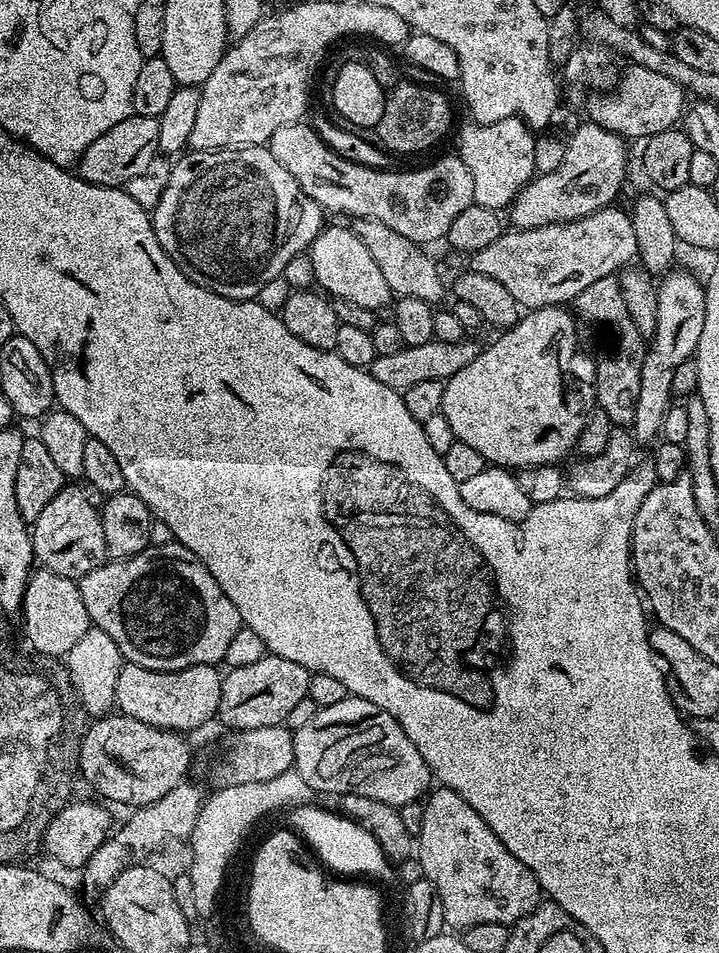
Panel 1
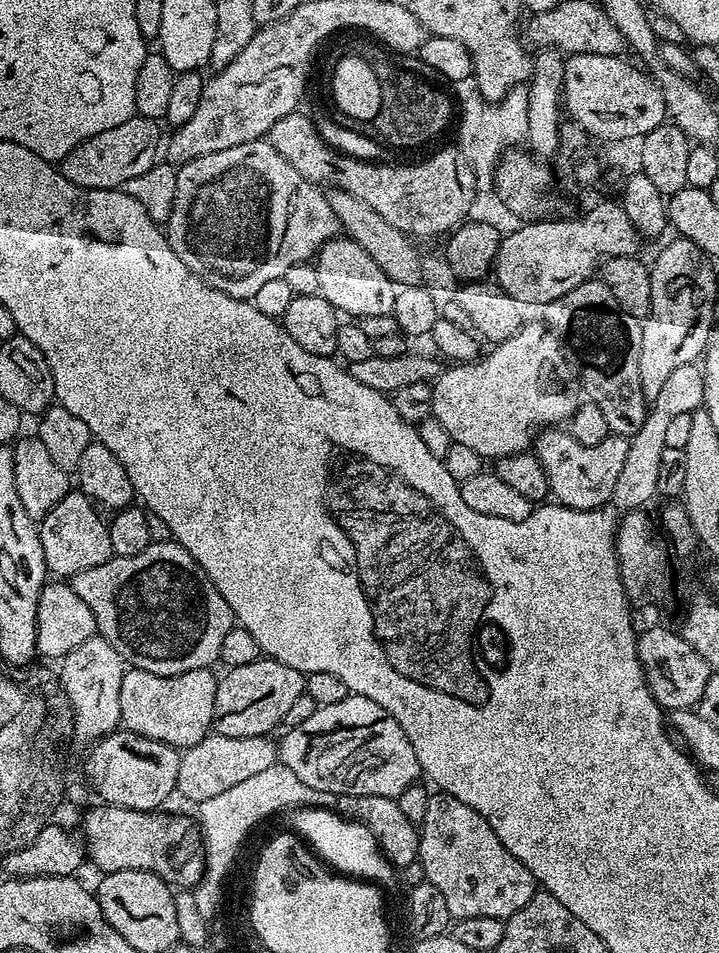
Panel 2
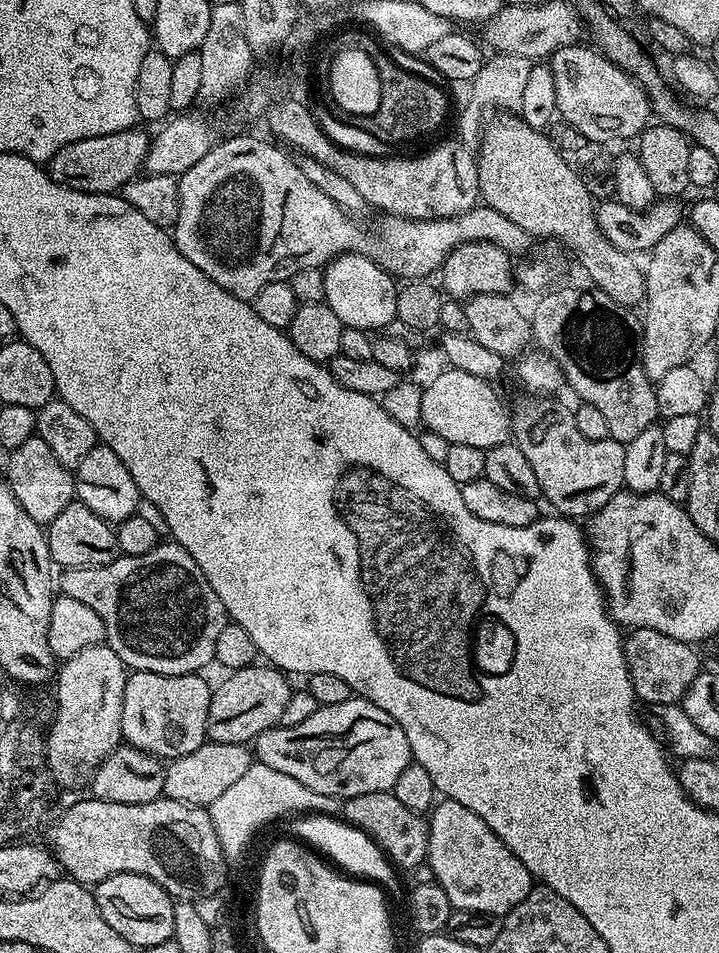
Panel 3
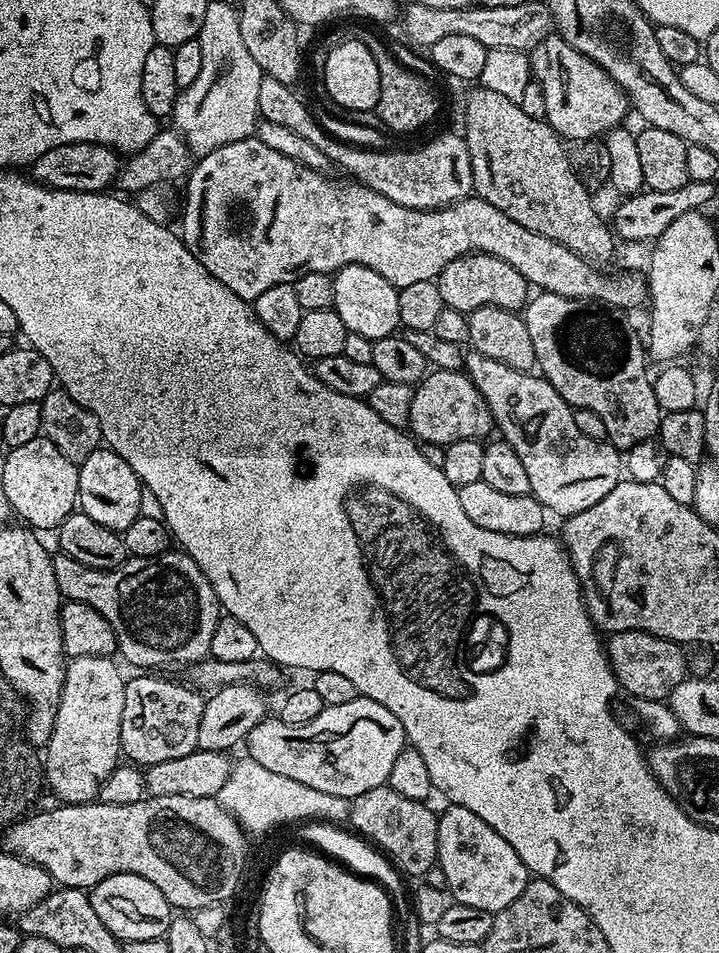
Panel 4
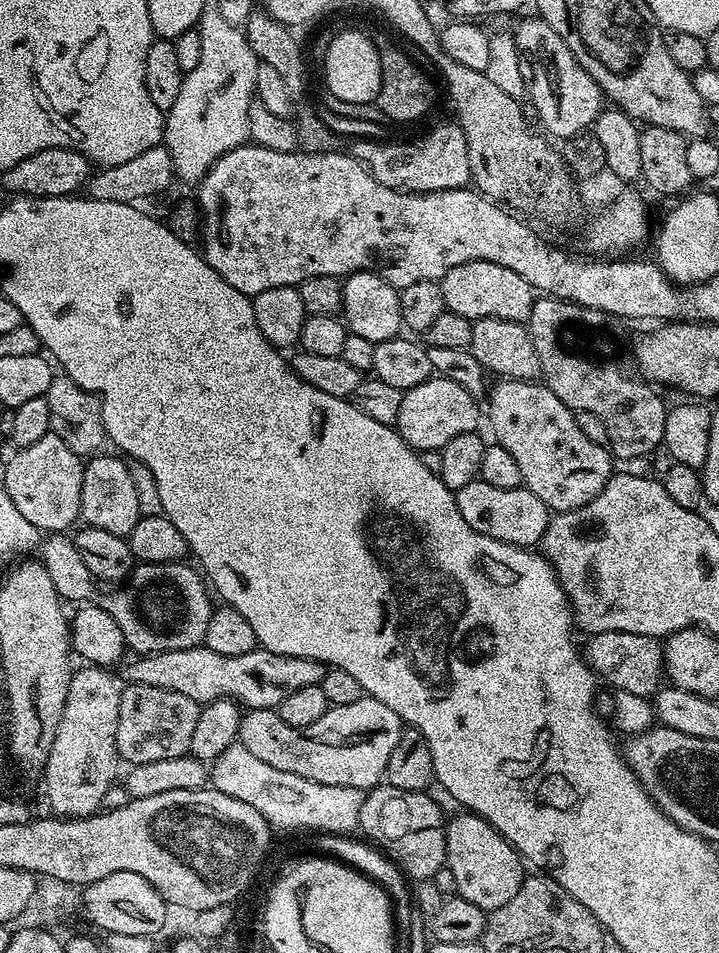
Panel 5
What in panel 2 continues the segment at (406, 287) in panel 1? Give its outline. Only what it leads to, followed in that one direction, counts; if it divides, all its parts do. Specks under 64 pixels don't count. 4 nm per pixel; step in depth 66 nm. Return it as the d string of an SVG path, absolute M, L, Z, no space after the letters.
M332 188L327 191L330 208L334 211L335 217L340 222L341 229L368 254L374 262L382 267L383 273L394 281L398 286L420 284L422 279L422 260L413 244L411 237L398 230L397 227L390 225L382 215L376 210L371 209L366 202L350 194L348 191L342 191L341 188Z

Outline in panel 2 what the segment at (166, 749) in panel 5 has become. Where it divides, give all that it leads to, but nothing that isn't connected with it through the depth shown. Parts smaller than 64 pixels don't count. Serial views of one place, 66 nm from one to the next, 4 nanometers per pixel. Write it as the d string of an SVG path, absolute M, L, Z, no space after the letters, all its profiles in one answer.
M129 667L122 678L122 698L120 699L120 722L127 731L154 738L154 742L168 744L177 750L183 750L202 742L204 736L213 731L214 698L218 676L207 668L195 668L177 676L150 674L141 668Z

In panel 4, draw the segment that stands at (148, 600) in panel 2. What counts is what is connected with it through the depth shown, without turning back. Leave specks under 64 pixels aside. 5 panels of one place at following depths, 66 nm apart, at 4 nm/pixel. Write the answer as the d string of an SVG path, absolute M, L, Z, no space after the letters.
M169 550L161 556L142 558L134 556L125 559L123 564L111 570L91 568L74 558L63 554L52 556L54 566L54 582L58 582L58 590L65 601L77 600L89 604L106 622L110 622L110 630L116 635L116 646L119 655L124 655L140 670L158 670L168 668L171 664L191 666L199 664L208 656L210 642L214 639L214 626L218 626L222 609L214 594L214 586L202 574L198 562L190 558L182 550Z

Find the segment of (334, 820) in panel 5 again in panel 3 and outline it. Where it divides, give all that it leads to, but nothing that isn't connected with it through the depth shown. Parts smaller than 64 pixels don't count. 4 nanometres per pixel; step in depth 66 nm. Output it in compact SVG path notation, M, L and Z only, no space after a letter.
M254 762L234 786L230 786L222 794L222 798L214 798L210 805L214 830L218 834L218 842L225 856L237 853L241 845L248 840L249 832L261 821L276 816L279 812L292 810L296 814L332 814L341 807L339 796L327 796L310 790L310 786L302 786L298 778L290 778L290 774L282 774L282 770L270 770L270 766Z

